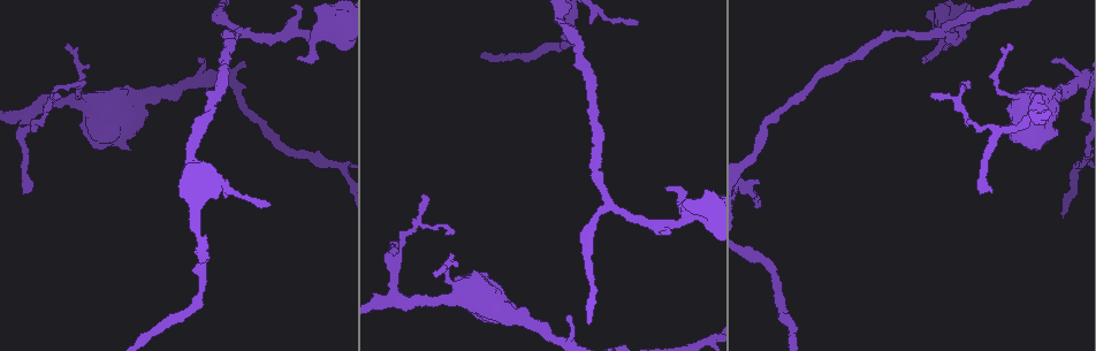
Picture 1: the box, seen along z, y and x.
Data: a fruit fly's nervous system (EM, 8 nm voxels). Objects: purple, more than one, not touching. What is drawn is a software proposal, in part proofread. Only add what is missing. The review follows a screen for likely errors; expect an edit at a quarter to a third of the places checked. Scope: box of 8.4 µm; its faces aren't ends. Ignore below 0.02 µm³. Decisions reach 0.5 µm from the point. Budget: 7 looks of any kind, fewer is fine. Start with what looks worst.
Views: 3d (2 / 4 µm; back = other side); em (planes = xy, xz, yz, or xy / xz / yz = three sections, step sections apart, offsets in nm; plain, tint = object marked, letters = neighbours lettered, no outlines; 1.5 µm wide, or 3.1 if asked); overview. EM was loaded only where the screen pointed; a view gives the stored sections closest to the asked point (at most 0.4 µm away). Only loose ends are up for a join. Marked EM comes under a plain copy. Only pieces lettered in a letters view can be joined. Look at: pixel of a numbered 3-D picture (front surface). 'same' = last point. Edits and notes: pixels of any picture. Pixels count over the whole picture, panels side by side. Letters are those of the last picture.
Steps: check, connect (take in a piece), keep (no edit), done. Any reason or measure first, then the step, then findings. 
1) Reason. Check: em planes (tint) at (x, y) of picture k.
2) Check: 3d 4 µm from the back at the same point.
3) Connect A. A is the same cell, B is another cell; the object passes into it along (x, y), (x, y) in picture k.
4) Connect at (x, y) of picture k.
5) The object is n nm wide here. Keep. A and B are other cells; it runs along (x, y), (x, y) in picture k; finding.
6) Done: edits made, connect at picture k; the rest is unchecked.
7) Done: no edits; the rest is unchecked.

Branch stops here. Check: 3d 4 µm at (298, 57) of picture 1.

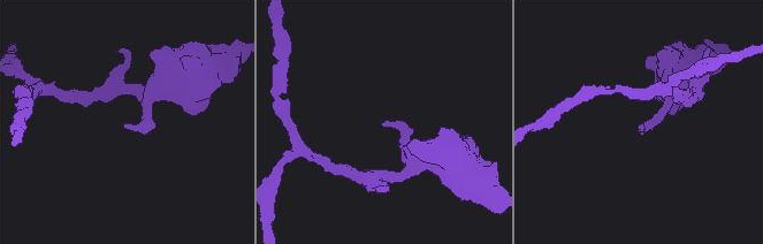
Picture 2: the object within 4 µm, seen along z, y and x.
Now the EM. Check: em planes (letters) at (643, 126) of picture 2.

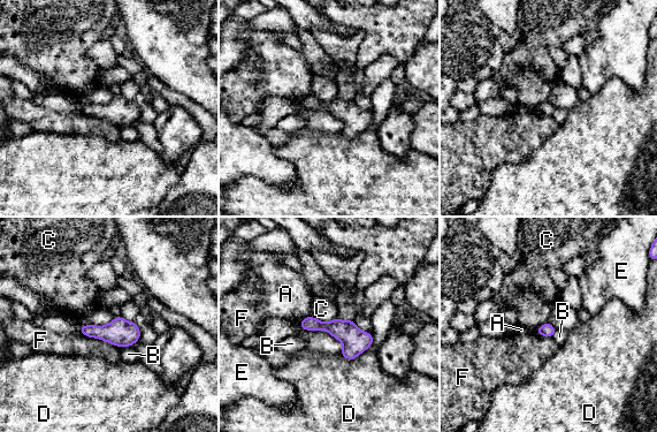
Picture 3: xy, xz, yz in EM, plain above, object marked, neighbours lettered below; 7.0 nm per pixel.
The object is 100 nm wide here. Keep. A, B, C, D, E and F are other cells; none of them fits.

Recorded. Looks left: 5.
Tapers out. Check: em planes (letters) at (66, 45) of picture 1.

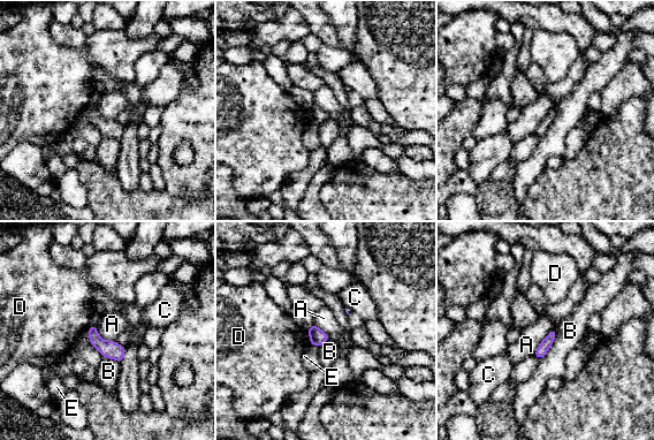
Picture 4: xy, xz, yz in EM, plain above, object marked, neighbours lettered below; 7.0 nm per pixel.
Keep. A, B, C, D and E are other cells; a border runs along (306, 330), (310, 342) in picture 4; none of them fits.

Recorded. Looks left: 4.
Free end. Check: em planes (letters) at (1050, 61) of picture 1.

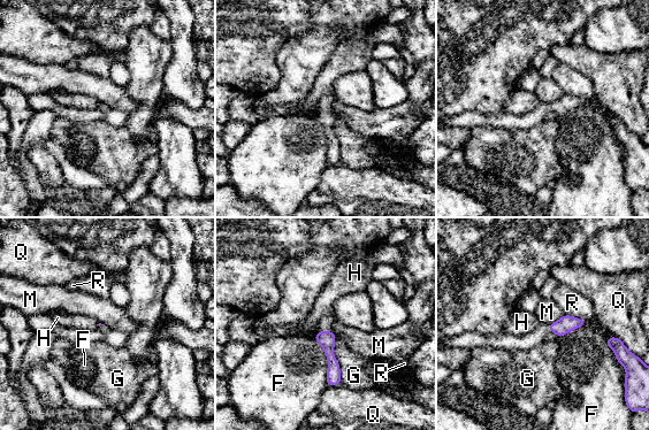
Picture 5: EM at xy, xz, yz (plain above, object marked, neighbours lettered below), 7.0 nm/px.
The longest contact is with F, 340 nm. Keep. F, G, H, M, Q and R are other cells; it runs along (322, 333), (327, 340), (336, 382) in picture 5; none of them fits.

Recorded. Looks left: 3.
Done: no edits; the rest is unchecked.

